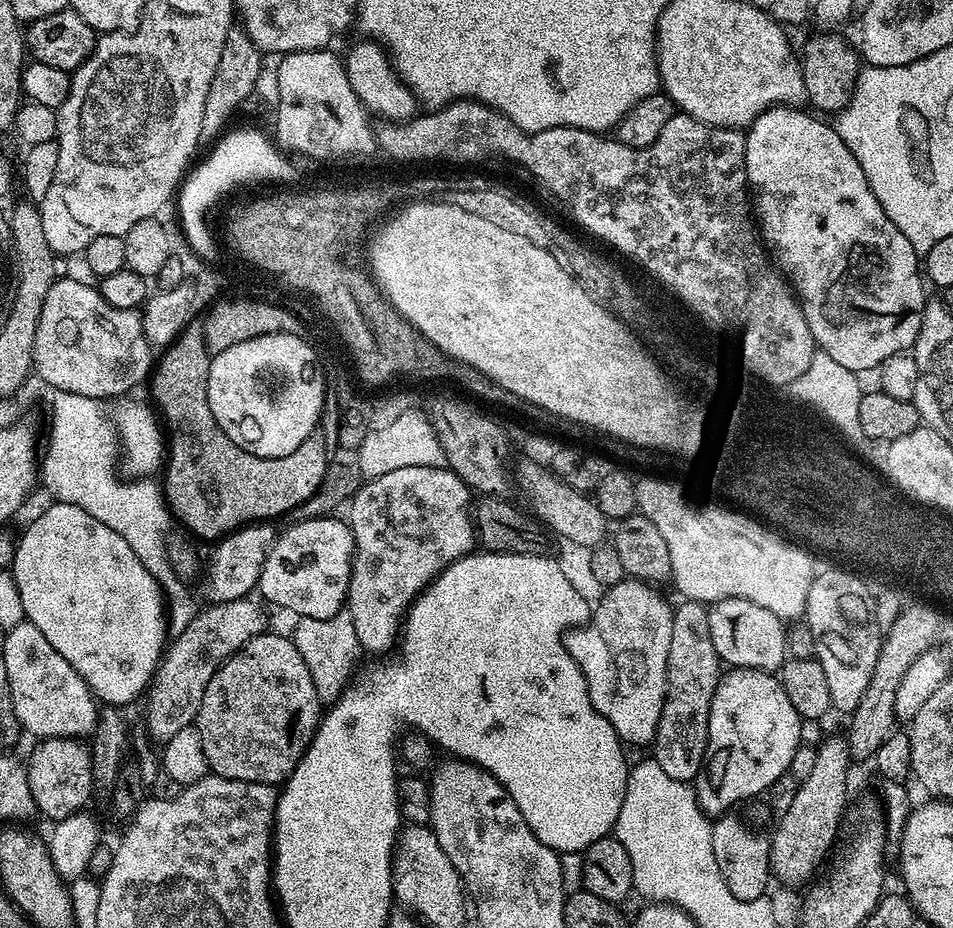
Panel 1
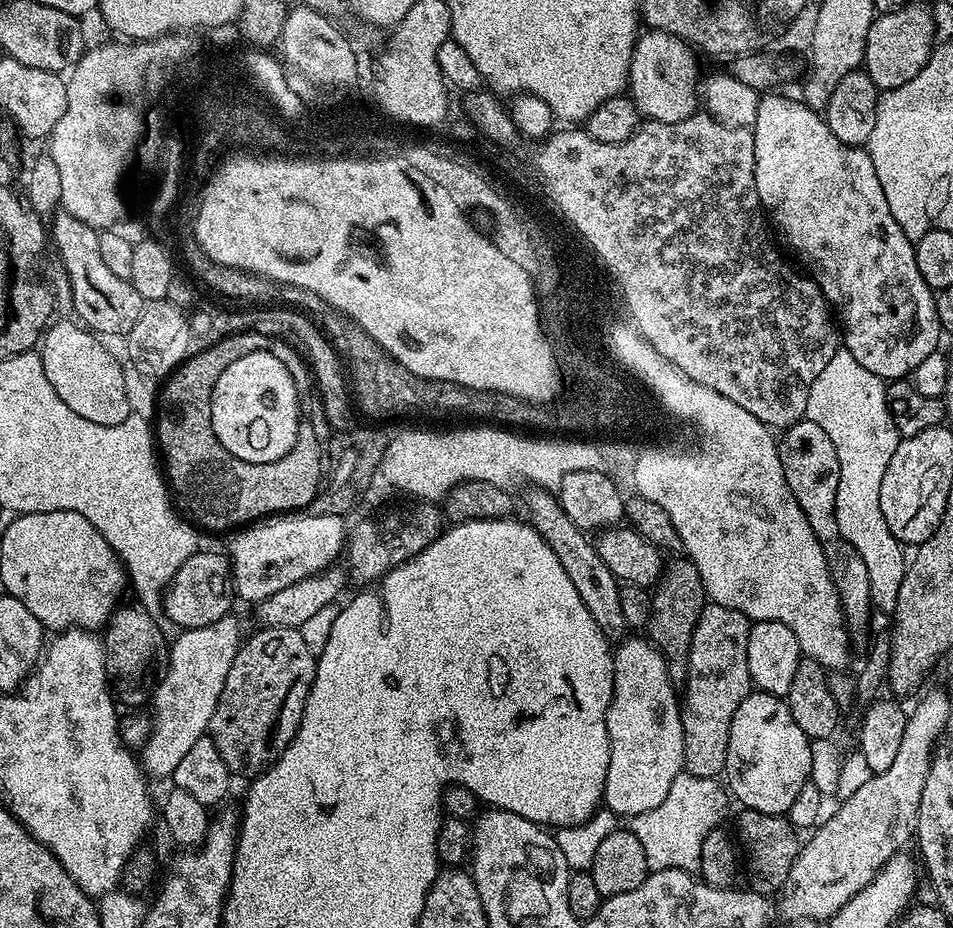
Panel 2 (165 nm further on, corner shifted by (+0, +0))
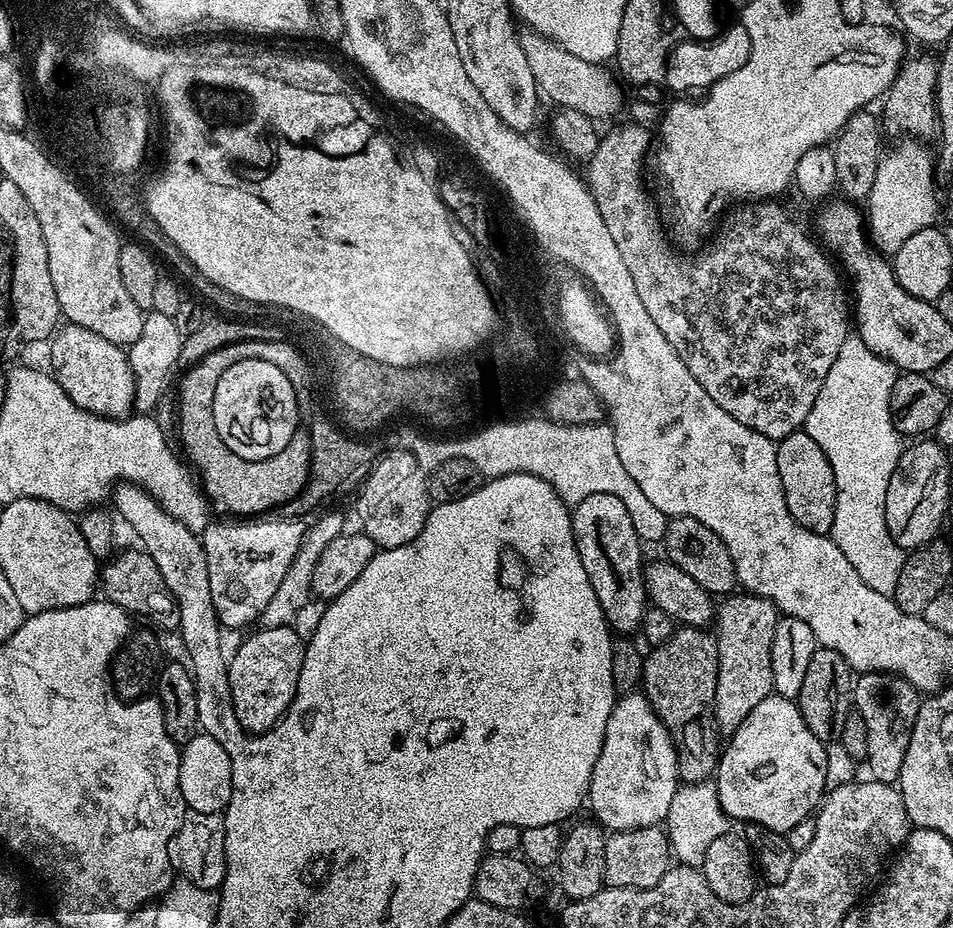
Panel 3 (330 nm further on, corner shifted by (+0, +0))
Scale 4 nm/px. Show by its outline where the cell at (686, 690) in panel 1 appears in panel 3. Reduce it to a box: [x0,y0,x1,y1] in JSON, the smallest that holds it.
[714,594,778,737]

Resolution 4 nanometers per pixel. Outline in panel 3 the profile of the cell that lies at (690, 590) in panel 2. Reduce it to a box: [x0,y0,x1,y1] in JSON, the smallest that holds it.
[642,626,722,784]

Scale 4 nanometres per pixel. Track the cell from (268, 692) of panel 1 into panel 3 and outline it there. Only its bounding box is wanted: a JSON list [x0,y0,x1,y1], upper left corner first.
[228,626,305,734]

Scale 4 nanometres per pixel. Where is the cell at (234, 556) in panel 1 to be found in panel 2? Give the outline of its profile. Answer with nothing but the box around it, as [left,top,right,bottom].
[164,550,234,630]

